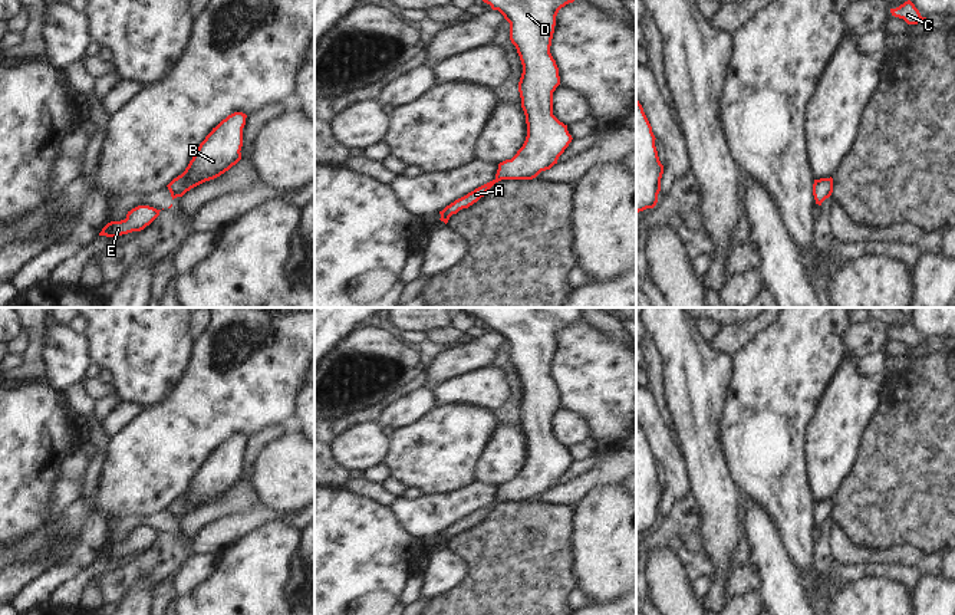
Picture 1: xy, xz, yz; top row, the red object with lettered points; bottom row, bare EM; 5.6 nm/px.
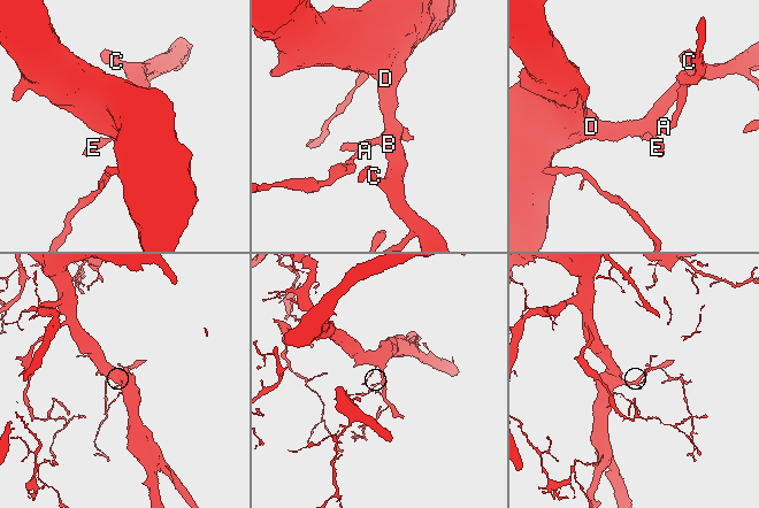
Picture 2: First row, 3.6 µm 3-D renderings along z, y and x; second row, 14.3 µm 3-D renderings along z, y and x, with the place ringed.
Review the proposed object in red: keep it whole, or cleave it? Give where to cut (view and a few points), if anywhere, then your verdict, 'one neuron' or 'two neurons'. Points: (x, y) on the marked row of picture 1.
cut none; one neuron

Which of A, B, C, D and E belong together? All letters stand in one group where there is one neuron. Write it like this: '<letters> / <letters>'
A B C D E

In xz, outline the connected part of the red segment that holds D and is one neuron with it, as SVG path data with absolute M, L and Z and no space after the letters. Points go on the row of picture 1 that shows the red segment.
M483 0L510 23L510 40L523 65L518 82L527 137L511 159L498 164L495 178L447 205L441 221L477 203L501 180L533 180L557 164L572 142L567 125L553 115L553 92L560 85L559 68L550 53L556 16L574 0Z

